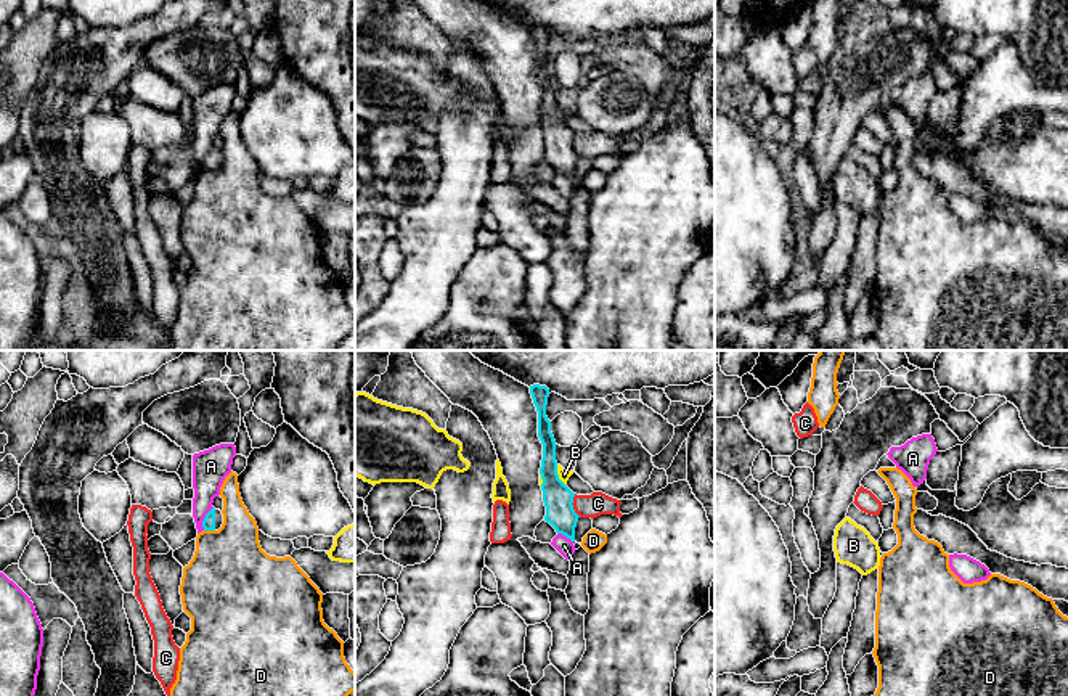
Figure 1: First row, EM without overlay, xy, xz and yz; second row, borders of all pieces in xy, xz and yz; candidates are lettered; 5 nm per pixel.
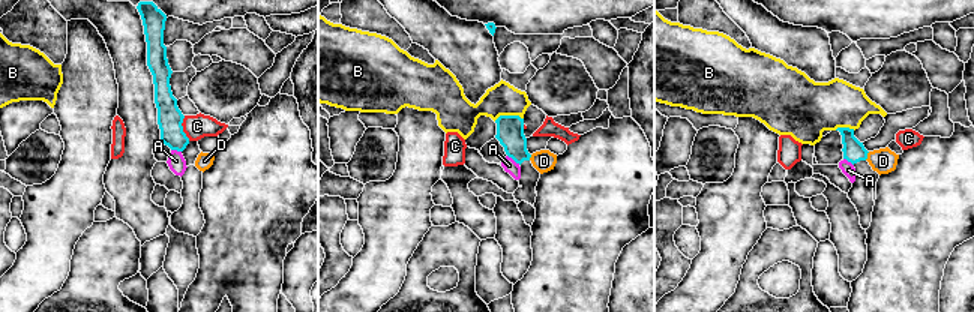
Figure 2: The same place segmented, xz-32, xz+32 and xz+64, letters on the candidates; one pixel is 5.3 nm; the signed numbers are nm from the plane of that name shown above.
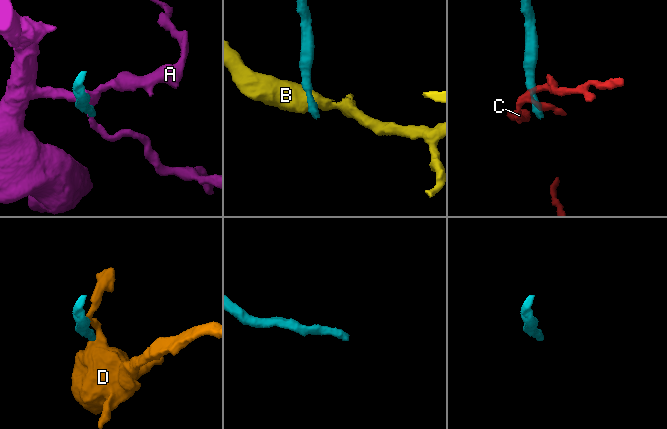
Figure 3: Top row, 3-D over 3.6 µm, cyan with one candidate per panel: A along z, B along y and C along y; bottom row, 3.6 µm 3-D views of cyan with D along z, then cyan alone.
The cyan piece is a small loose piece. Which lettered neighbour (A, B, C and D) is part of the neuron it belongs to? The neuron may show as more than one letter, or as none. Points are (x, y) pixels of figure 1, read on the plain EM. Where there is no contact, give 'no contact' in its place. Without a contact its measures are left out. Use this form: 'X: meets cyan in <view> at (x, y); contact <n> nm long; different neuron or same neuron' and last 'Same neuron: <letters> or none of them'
A: meets cyan in xy at (204, 158); contact 130 nm long; different neuron
B: meets cyan in xz at (558, 116); contact 120 nm long; different neuron
C: meets cyan in xz at (572, 145); contact 120 nm long; different neuron
D: meets cyan in xy at (209, 169); contact 60 nm long; different neuron
Same neuron: none of them

